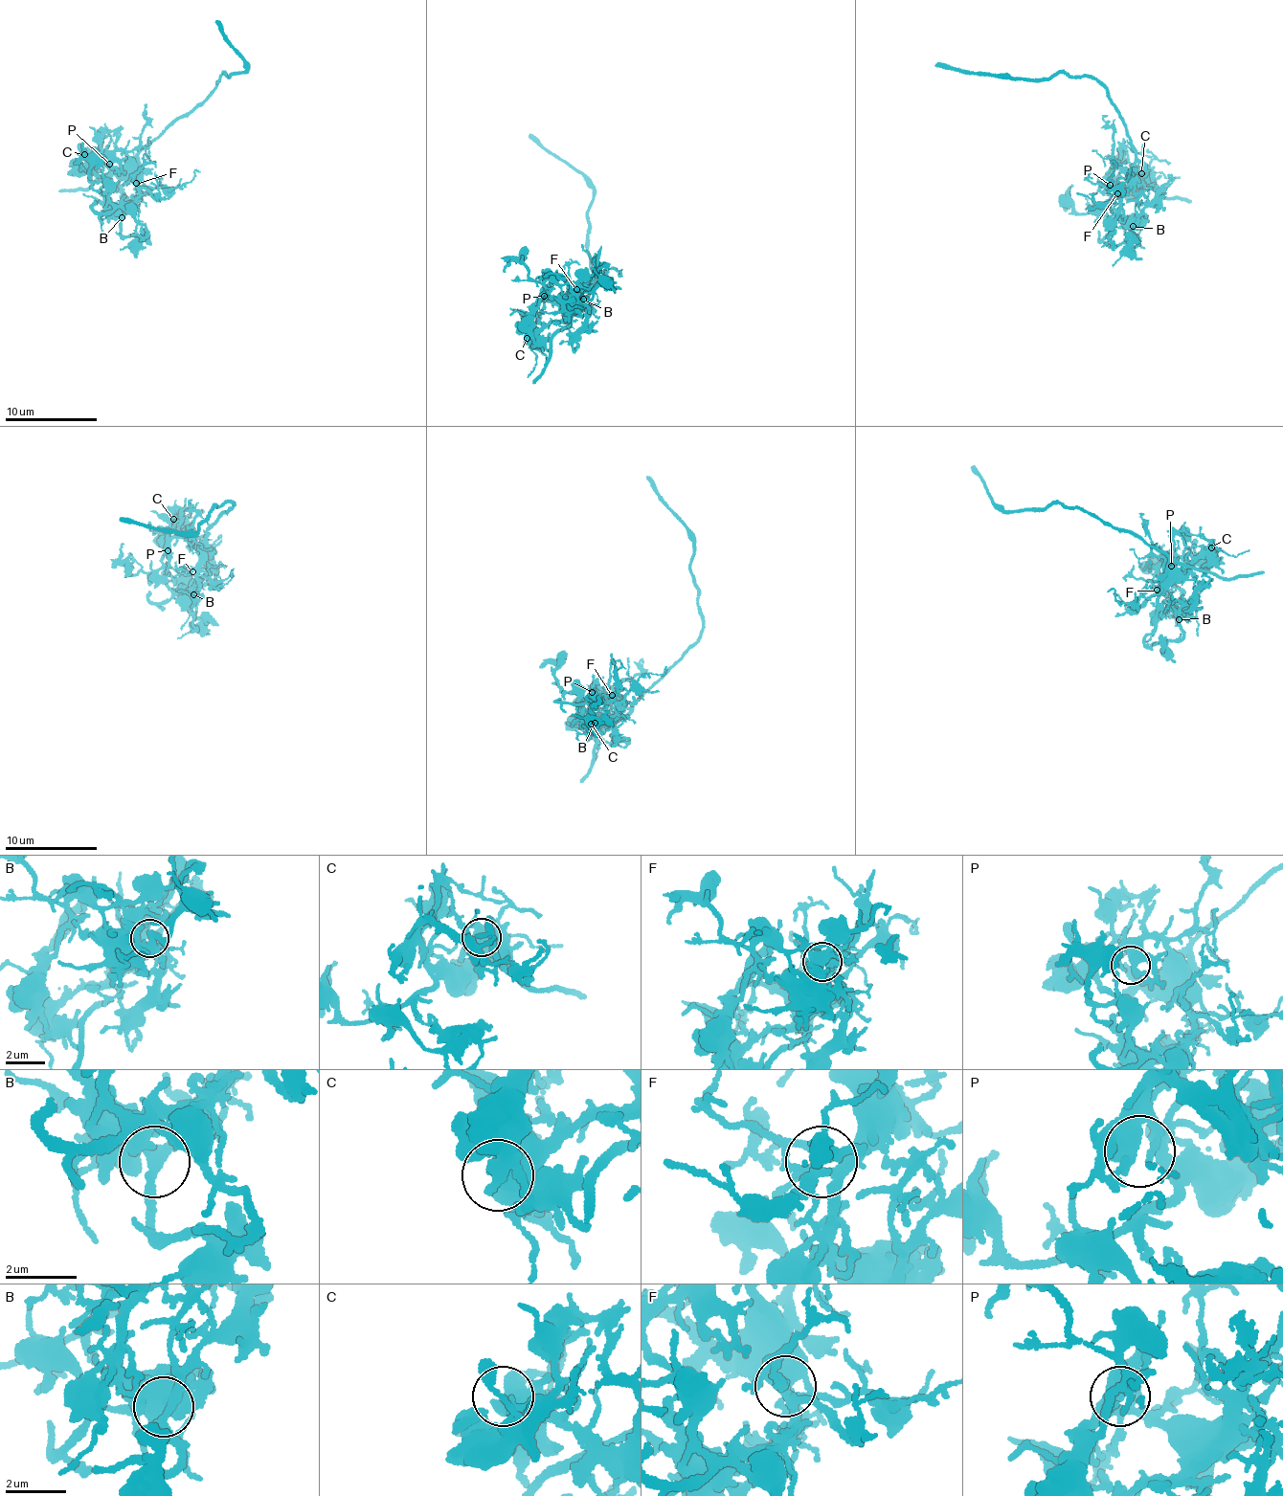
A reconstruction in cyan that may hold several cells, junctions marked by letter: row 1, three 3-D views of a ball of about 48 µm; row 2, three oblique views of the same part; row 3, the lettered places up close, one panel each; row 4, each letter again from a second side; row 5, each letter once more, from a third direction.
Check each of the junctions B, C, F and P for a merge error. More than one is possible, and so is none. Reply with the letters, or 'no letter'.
no letter

